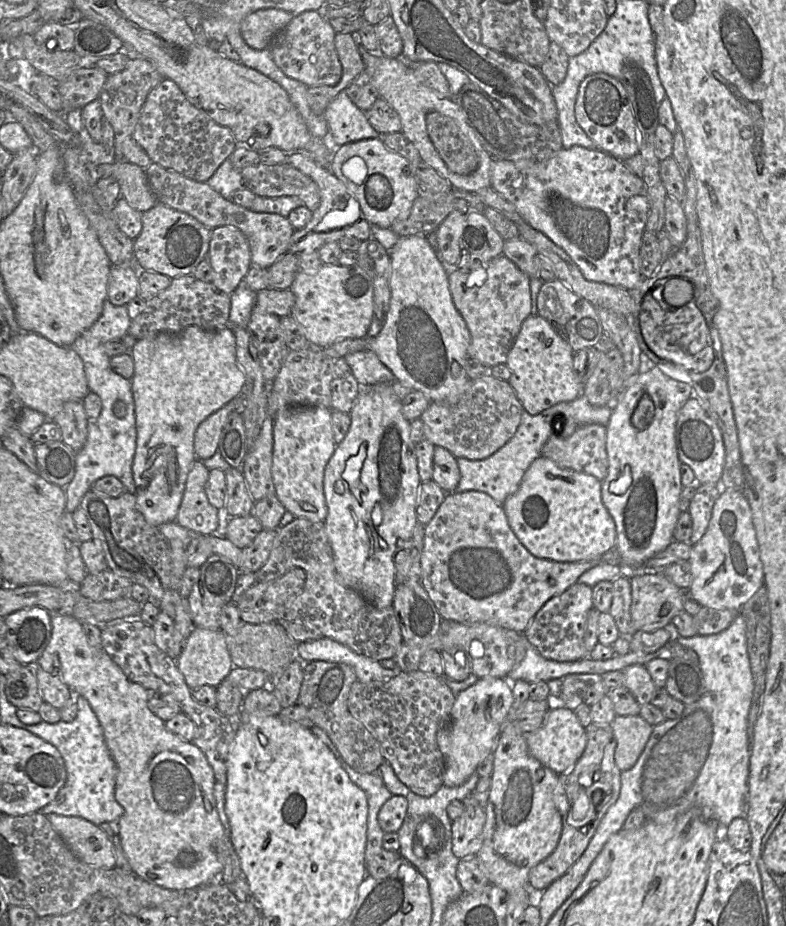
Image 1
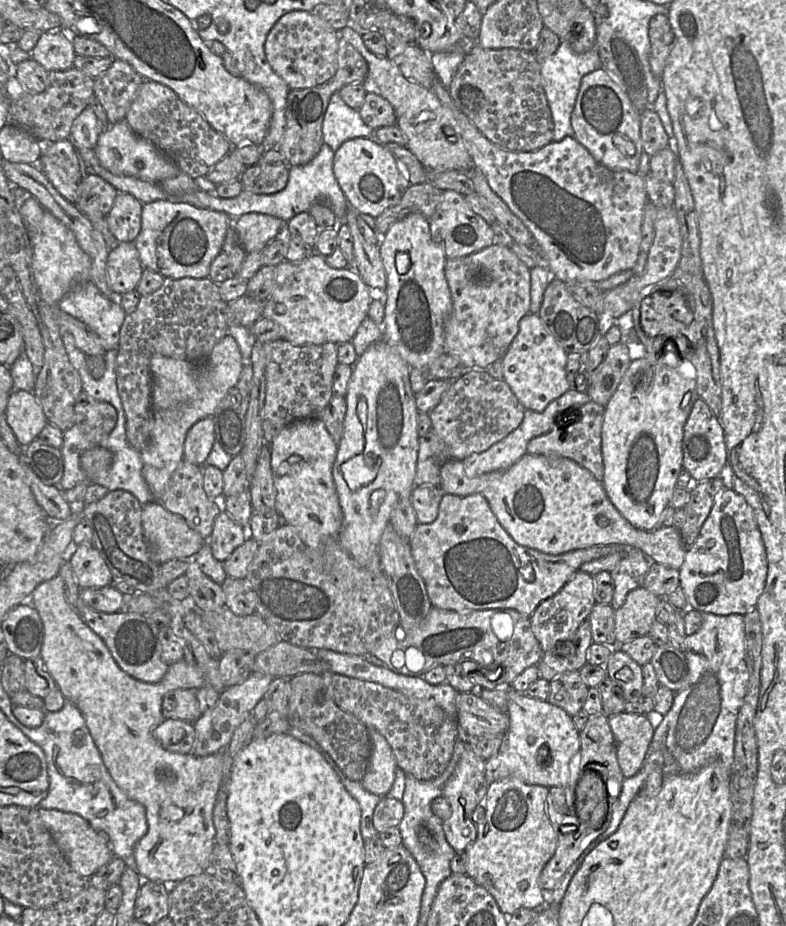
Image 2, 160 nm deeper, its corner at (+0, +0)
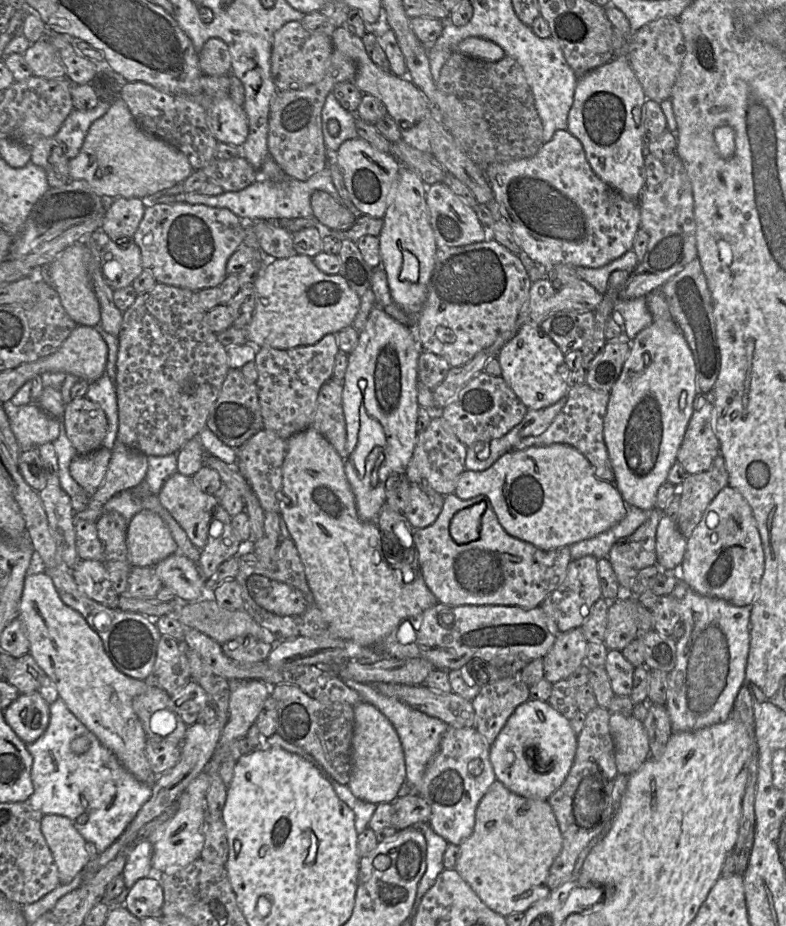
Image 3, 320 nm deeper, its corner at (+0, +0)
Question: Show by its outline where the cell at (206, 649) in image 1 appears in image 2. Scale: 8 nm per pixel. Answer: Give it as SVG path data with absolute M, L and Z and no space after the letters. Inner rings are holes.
M57 575L42 582L32 592L29 602L38 612L44 630L40 657L57 688L67 701L74 703L82 713L90 735L100 751L104 764L117 786L146 810L147 833L136 843L134 856L140 887L148 881L180 882L190 876L204 873L210 864L216 830L213 808L222 783L222 754L198 757L164 749L153 732L164 719L162 700L166 693L176 689L199 689L205 684L202 675L184 659L169 666L157 683L137 680L124 672L112 657L103 640L84 622L65 597L64 582Z

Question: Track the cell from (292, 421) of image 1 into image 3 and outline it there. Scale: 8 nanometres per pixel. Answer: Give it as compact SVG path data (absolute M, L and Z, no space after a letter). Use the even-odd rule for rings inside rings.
M308 427L287 439L287 451L282 465L281 493L279 515L284 520L290 534L290 538L295 544L300 560L303 564L307 583L312 592L314 601L327 621L333 638L353 641L361 646L376 646L386 636L388 636L396 626L398 627L402 621L411 617L417 617L424 610L438 603L436 597L425 584L422 575L419 573L419 569L414 580L411 583L406 584L403 582L401 571L392 568L385 560L381 547L381 532L376 522L363 521L357 514L355 496L345 475L344 459L339 456L330 442L312 427Z

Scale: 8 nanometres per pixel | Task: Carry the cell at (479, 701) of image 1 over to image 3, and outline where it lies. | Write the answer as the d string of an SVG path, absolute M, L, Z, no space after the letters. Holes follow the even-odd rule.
M527 700L519 705L509 716L489 750L496 780L501 782L509 791L525 797L547 800L564 782L573 764L577 749L577 735L570 721L556 711L547 701ZM533 748L536 751L534 757ZM529 749L529 754L526 754ZM527 757L533 758L535 766L530 765Z

